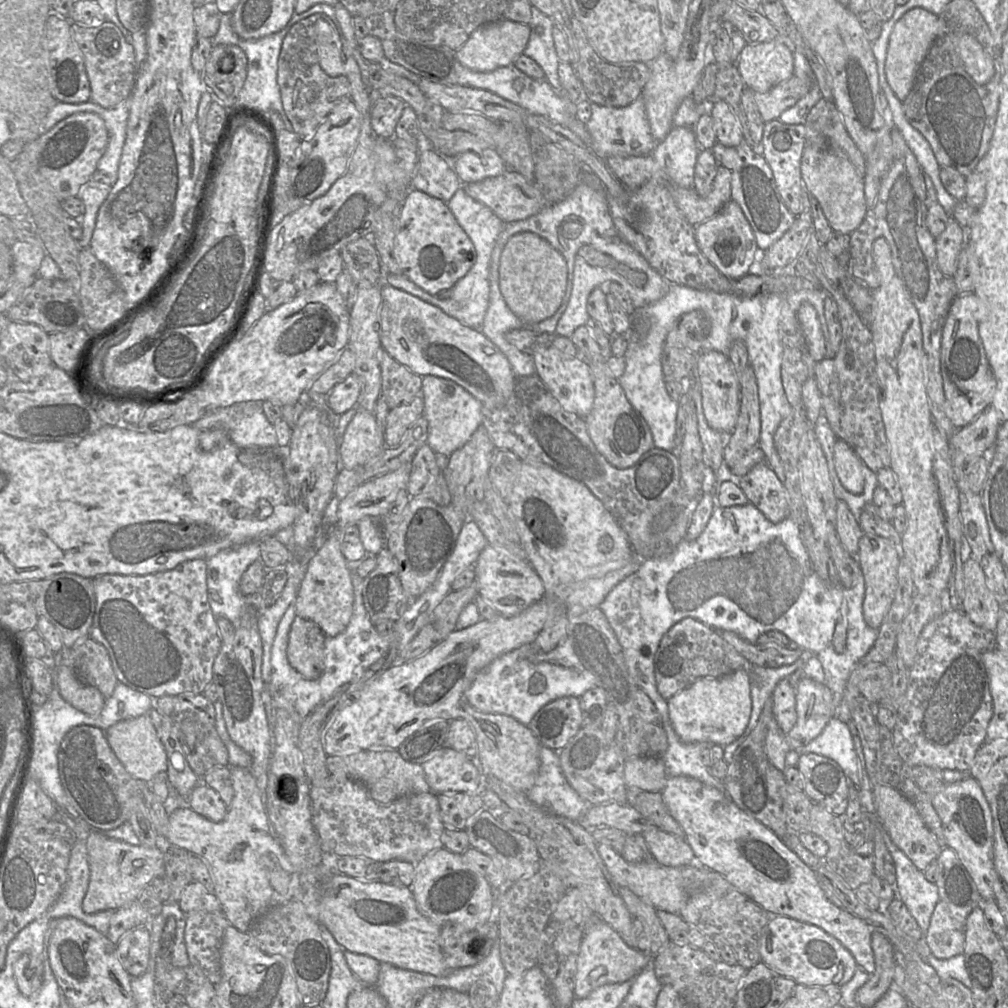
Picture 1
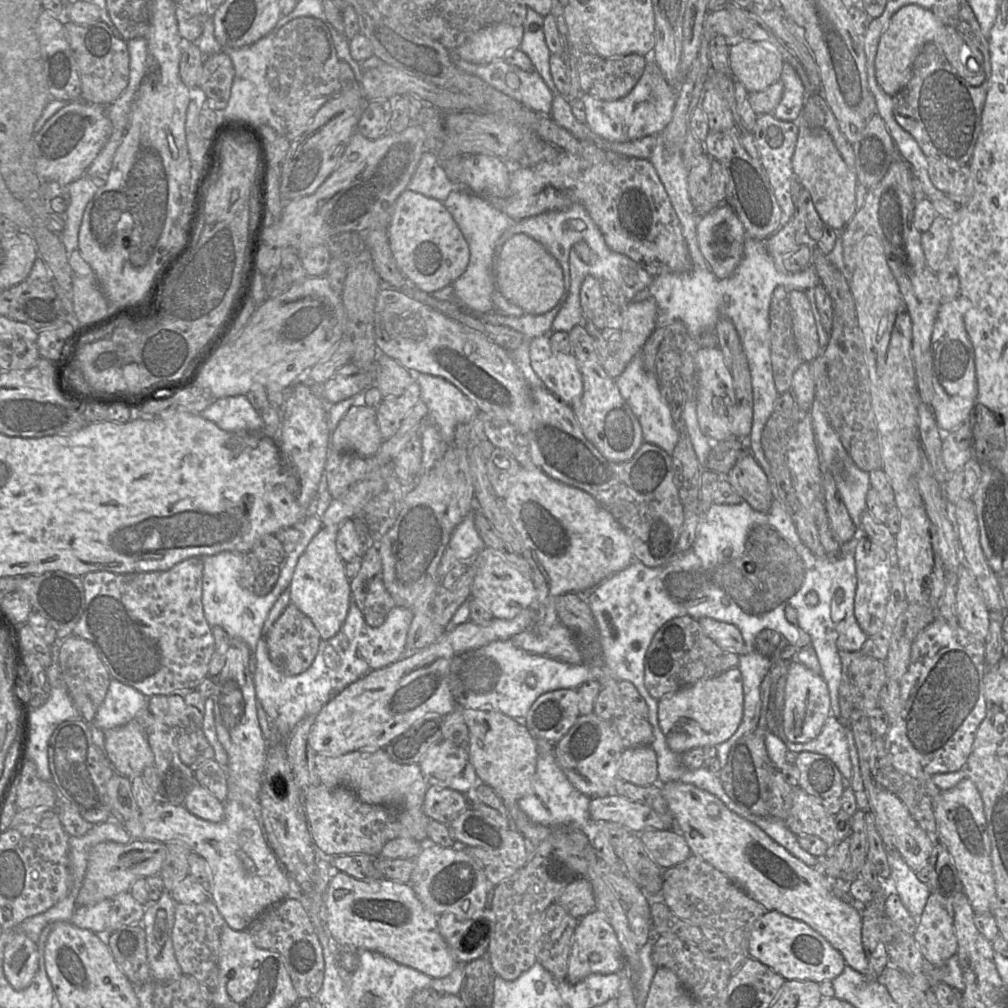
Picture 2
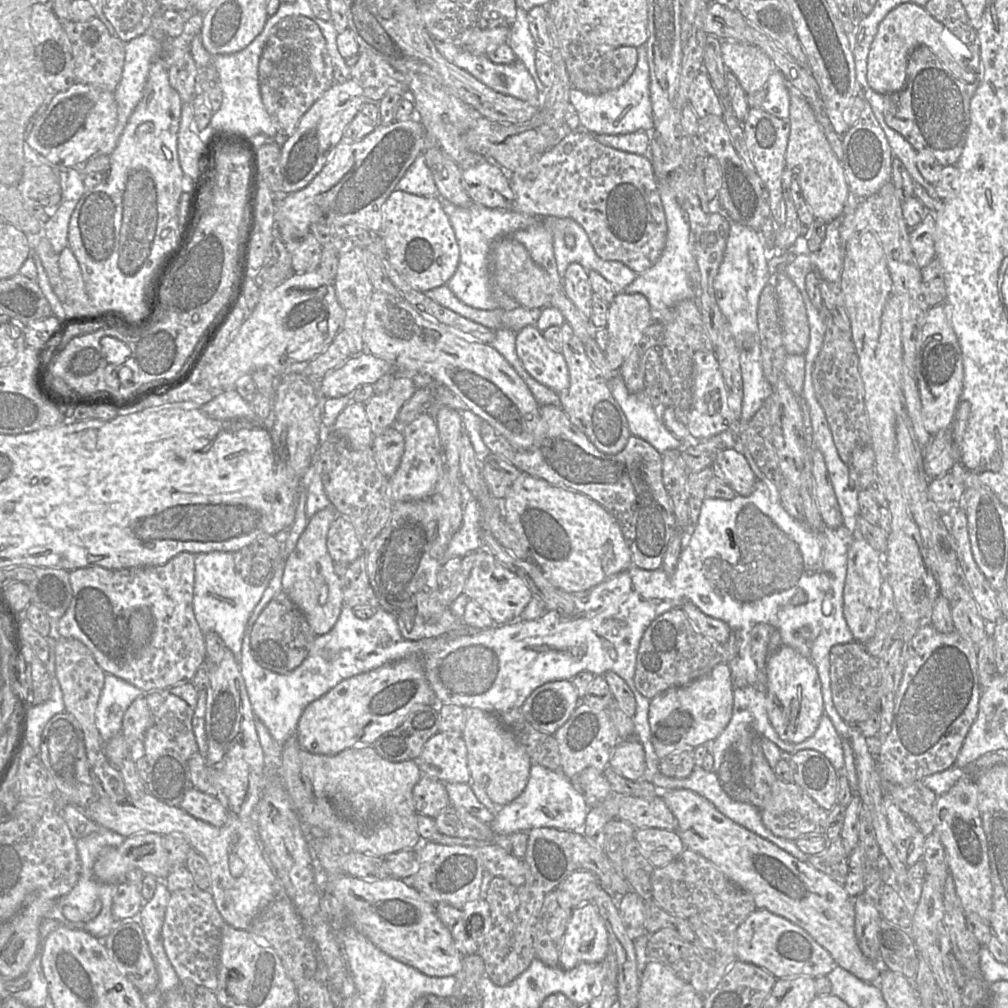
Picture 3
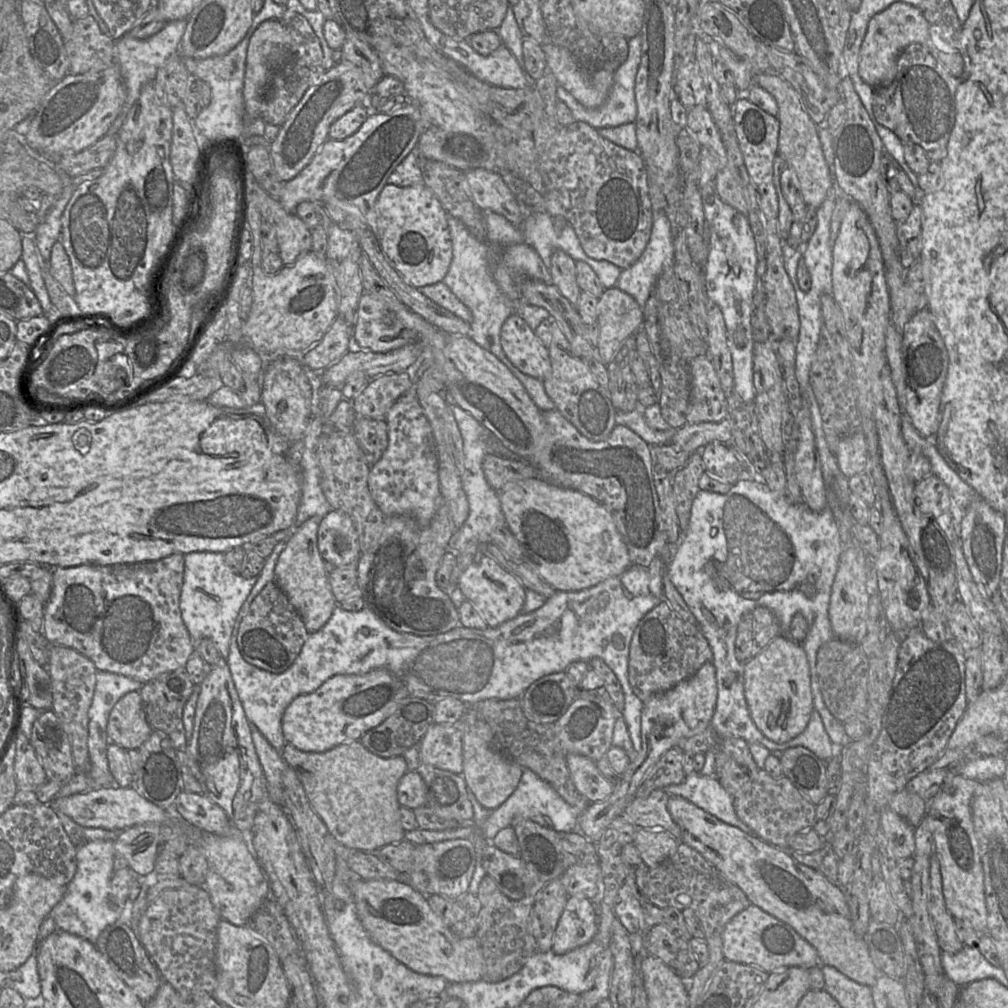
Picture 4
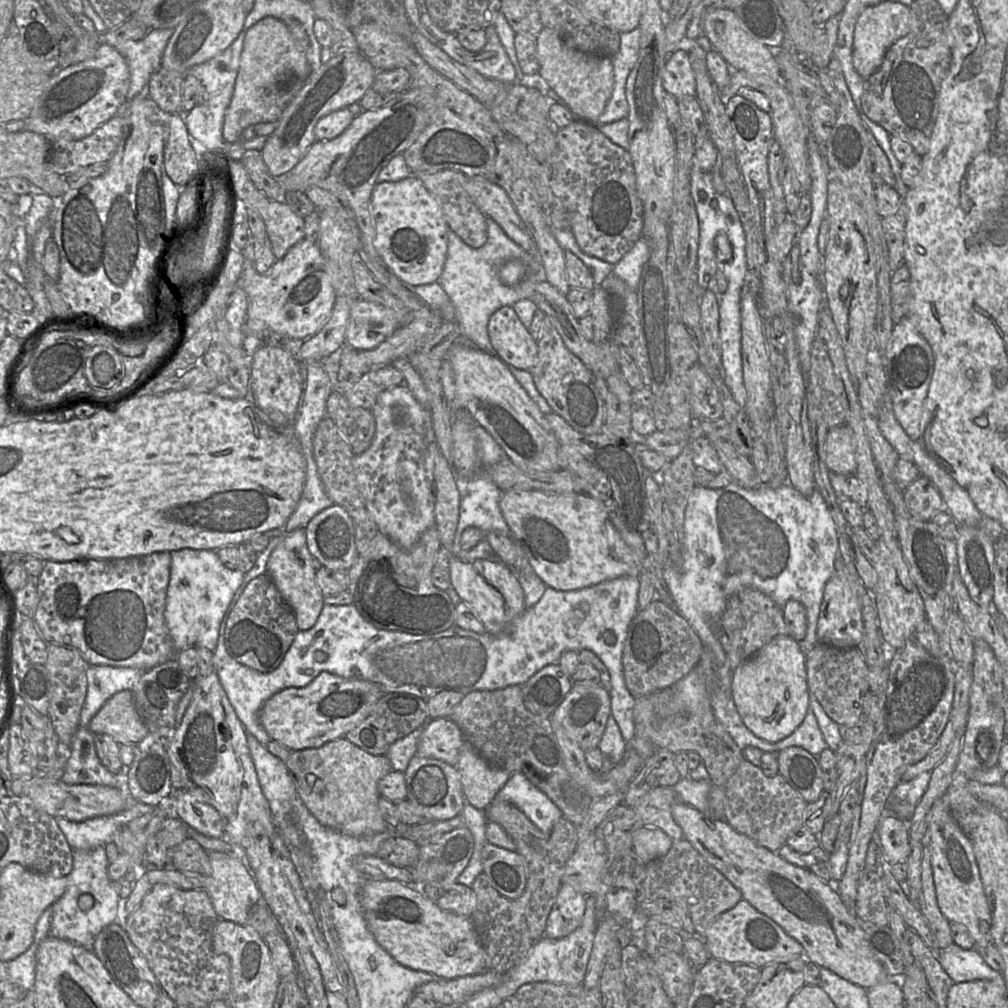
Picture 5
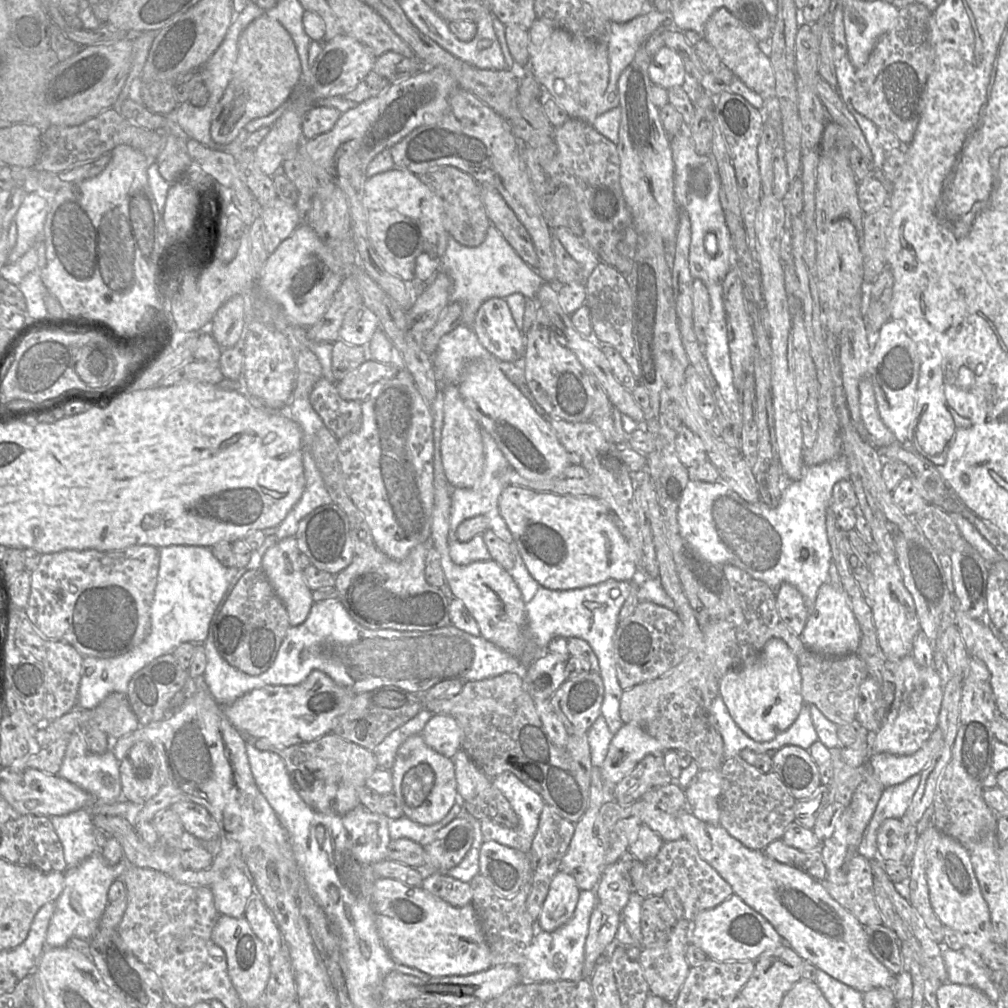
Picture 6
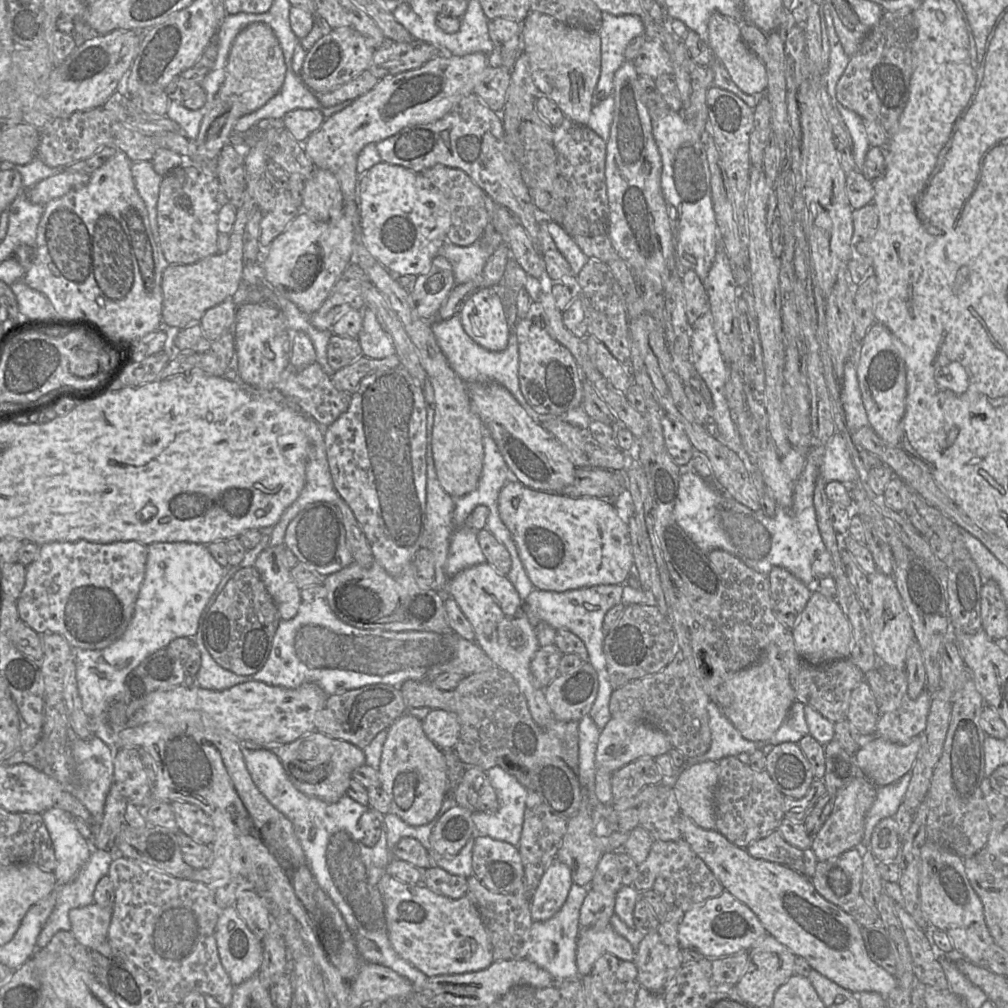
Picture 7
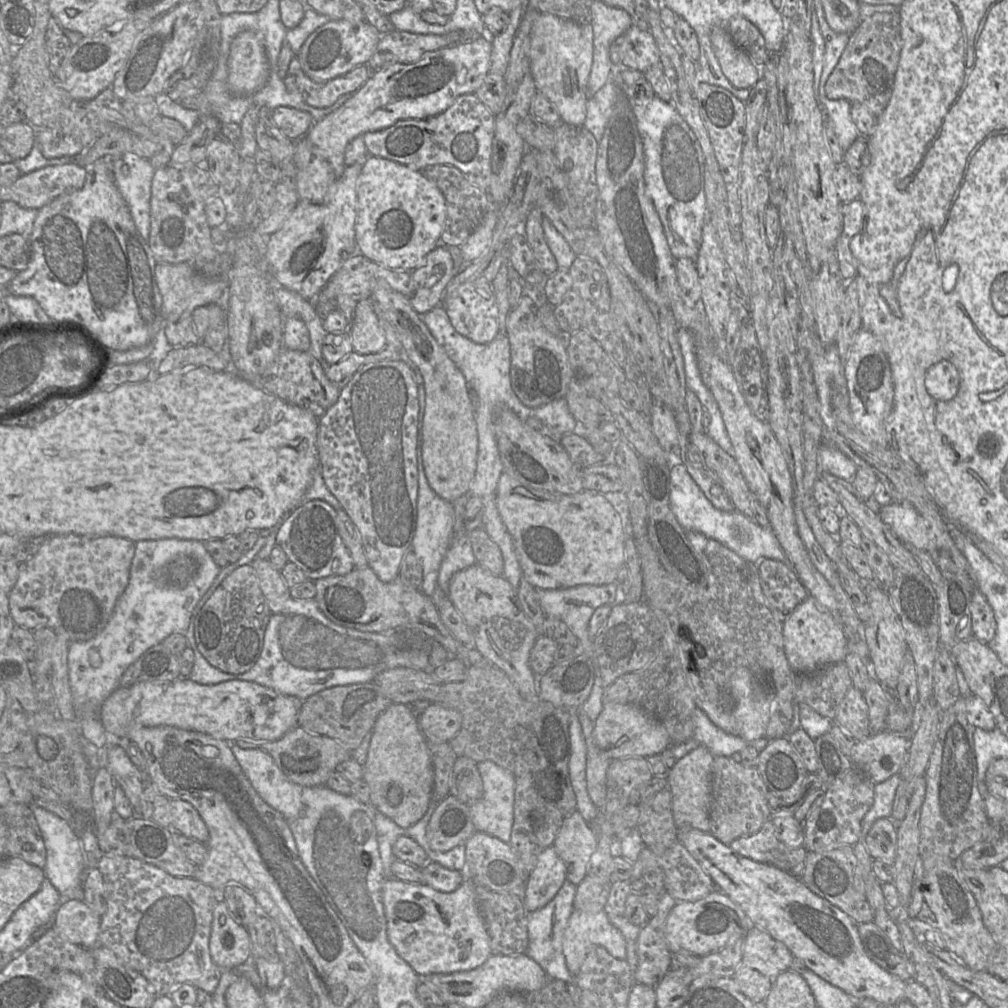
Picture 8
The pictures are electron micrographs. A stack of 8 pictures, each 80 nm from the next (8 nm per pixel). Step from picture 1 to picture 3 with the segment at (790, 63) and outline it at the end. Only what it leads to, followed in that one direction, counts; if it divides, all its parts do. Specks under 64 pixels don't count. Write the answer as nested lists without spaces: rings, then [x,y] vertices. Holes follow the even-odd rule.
[[[723,41],[724,64],[738,79],[747,95],[765,88],[776,70],[772,60],[758,47],[738,41]]]

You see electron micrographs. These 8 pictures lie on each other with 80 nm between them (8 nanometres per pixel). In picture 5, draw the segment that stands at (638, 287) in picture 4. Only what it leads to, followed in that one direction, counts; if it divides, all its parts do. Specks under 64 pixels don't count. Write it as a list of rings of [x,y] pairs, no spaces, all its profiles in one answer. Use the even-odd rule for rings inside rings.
[[[641,237],[613,267],[613,273],[622,279],[628,287],[636,290],[642,268],[649,259],[649,253],[648,244]]]

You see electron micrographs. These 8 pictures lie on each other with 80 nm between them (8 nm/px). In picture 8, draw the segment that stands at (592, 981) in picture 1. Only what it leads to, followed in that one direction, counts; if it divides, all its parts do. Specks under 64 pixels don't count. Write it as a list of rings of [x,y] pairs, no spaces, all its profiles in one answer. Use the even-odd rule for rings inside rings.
[[[554,846],[545,849],[529,875],[524,892],[525,908],[528,912],[546,906],[567,880],[566,867]]]

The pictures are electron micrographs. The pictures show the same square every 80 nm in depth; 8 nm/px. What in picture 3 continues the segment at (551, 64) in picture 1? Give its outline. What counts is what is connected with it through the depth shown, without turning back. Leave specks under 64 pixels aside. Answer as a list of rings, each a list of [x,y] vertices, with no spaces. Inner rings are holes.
[[[517,8],[516,20],[510,27],[507,43],[515,53],[517,60],[524,64],[533,77],[539,92],[543,93],[545,86],[540,81],[535,67],[537,48],[529,30],[528,11]]]

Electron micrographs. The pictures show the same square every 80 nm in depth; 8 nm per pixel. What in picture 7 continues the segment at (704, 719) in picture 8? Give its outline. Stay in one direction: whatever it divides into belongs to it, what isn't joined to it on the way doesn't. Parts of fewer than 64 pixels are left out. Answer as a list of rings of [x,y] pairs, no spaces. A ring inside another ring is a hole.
[[[710,701],[707,710],[711,731],[710,748],[707,753],[701,756],[687,757],[680,769],[687,769],[703,761],[715,761],[718,763],[725,757],[737,756],[743,752],[750,755],[755,750],[761,750],[762,747],[771,745],[771,743],[769,744],[769,739],[760,742],[746,740],[715,702]]]

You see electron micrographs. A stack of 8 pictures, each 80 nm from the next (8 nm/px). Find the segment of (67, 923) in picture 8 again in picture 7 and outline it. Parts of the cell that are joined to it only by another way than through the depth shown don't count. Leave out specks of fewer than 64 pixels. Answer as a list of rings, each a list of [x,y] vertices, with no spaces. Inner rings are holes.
[[[90,904],[73,908],[69,912],[71,933],[76,940],[89,950],[107,941],[112,908]]]

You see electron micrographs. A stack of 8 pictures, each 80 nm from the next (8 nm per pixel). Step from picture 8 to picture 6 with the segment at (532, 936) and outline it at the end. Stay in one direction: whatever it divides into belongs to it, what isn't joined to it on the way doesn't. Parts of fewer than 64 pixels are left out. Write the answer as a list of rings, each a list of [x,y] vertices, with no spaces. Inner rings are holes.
[[[580,890],[571,919],[553,932],[537,929],[525,961],[520,965],[521,983],[578,981],[583,978],[585,944],[591,913],[597,897],[591,890]]]

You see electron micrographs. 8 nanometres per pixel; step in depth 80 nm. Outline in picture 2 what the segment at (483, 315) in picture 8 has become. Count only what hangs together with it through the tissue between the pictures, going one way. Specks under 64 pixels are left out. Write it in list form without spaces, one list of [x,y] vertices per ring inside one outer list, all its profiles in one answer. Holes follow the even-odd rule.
[[[548,336],[528,340],[530,365],[543,386],[571,406],[583,392],[577,360],[571,353],[554,350]]]

